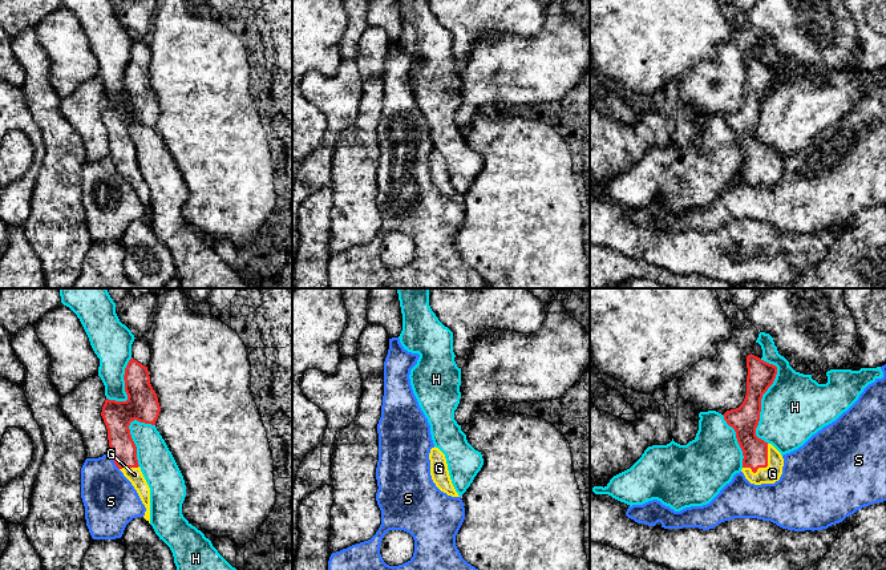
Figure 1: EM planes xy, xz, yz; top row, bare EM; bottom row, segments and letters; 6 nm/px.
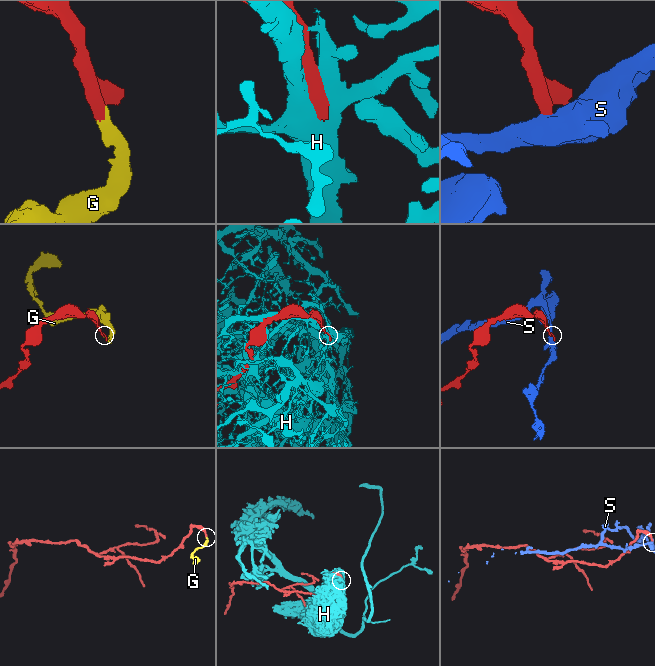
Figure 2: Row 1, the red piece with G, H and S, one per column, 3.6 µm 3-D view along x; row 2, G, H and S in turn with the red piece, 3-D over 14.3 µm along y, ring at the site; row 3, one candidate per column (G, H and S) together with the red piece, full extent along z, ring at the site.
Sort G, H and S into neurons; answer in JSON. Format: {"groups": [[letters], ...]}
{"groups": [["G"], ["H"], ["S"]]}

